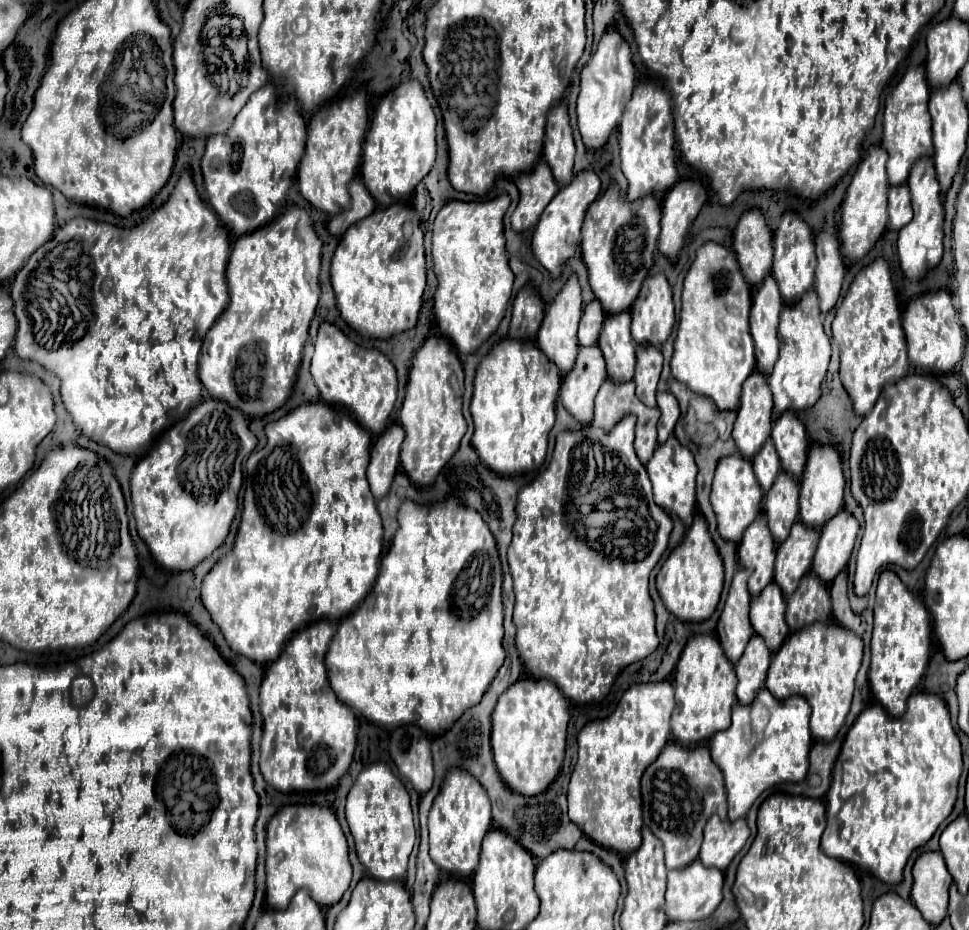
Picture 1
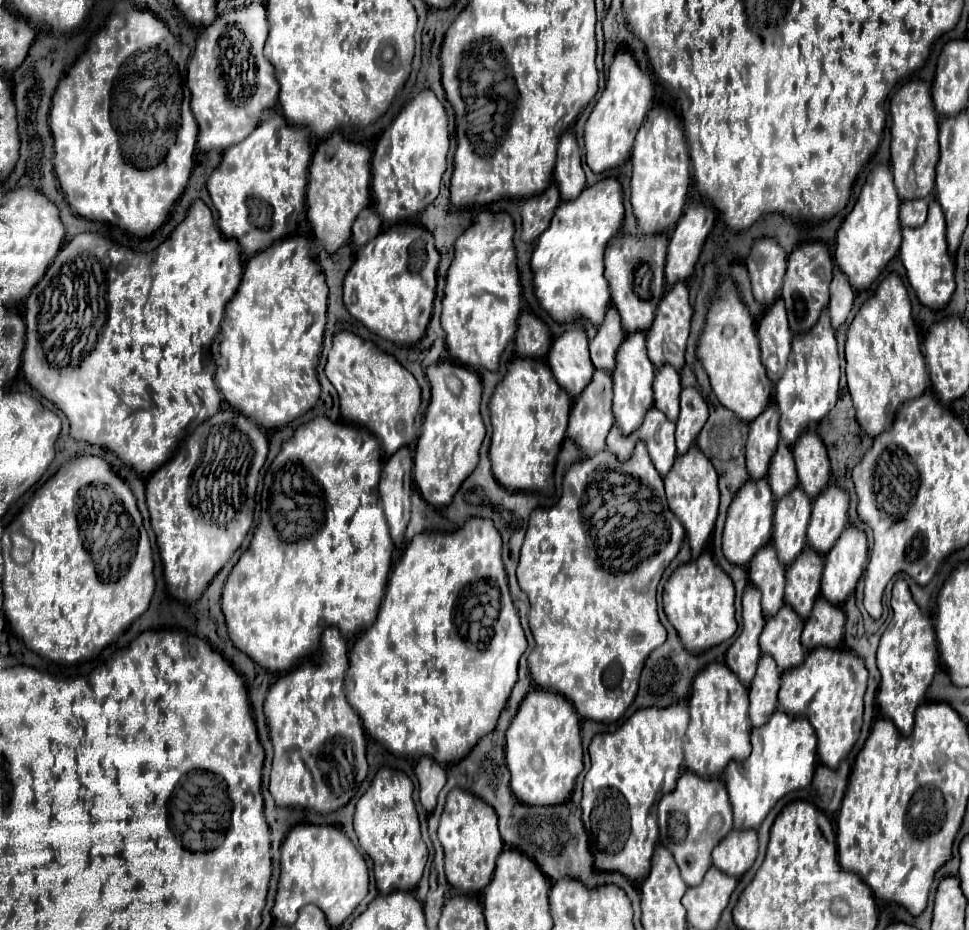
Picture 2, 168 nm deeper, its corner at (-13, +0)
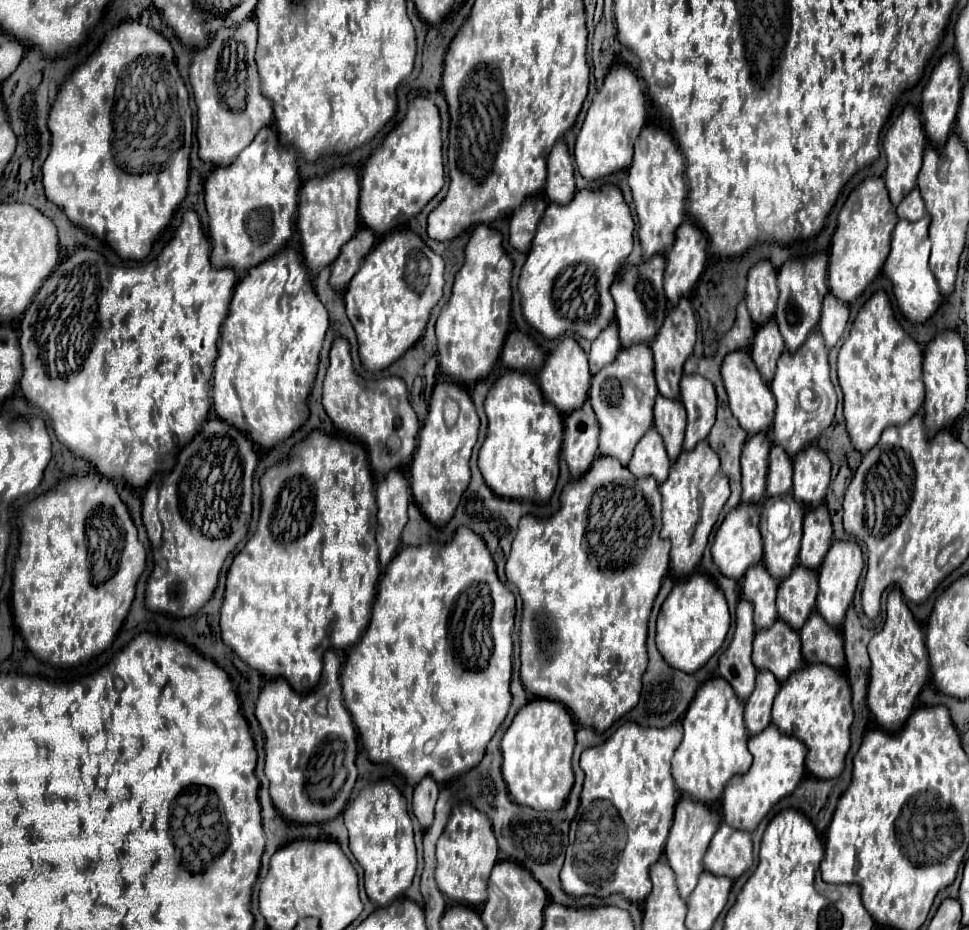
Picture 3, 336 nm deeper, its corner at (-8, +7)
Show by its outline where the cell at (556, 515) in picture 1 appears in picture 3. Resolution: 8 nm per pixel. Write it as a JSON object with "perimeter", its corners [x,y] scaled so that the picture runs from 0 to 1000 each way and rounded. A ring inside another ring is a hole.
{"perimeter":[[[617,489],[615,496],[609,500],[609,504],[599,513],[586,517],[578,532],[578,545],[576,549],[566,558],[555,558],[551,554],[539,556],[535,565],[535,573],[526,592],[526,599],[522,603],[522,620],[526,627],[530,627],[537,635],[537,642],[541,646],[541,661],[539,661],[539,674],[537,674],[537,694],[539,694],[539,737],[543,743],[551,749],[578,754],[584,758],[586,765],[592,767],[592,773],[596,773],[599,780],[607,782],[611,780],[617,788],[625,786],[634,775],[638,775],[644,767],[648,767],[660,749],[663,741],[663,724],[667,722],[667,681],[669,681],[669,663],[673,648],[679,640],[679,633],[683,629],[683,620],[691,608],[691,584],[683,582],[681,577],[683,569],[683,547],[681,547],[681,530],[679,519],[675,513],[654,513],[646,502],[642,502],[634,491]]]}

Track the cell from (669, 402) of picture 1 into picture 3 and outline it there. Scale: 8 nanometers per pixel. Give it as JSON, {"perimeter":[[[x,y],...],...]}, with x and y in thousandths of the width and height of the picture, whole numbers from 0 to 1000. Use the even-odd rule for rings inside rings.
{"perimeter":[[[720,401],[706,403],[702,410],[702,431],[708,438],[708,466],[704,481],[714,485],[720,474],[729,472],[739,451],[739,420],[733,410]]]}

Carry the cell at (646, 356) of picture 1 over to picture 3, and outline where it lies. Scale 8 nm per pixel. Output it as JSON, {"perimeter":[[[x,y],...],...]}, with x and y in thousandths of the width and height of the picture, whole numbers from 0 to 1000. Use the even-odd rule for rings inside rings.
{"perimeter":[[[677,427],[675,435],[675,459],[685,470],[691,494],[696,496],[704,487],[704,466],[708,459],[708,442],[702,431],[691,427]]]}

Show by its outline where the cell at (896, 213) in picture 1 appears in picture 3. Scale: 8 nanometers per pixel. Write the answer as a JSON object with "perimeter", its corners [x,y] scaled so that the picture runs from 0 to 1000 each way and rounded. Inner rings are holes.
{"perimeter":[[[943,201],[933,214],[931,218],[925,223],[925,231],[929,235],[935,235],[935,238],[947,238],[951,235],[956,229],[956,223],[954,223],[954,216],[951,216],[951,210],[947,205],[947,201]]]}

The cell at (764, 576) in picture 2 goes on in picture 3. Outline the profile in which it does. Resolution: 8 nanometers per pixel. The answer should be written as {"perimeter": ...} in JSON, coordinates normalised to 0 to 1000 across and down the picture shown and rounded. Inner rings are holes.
{"perimeter":[[[786,603],[776,608],[766,620],[766,640],[778,648],[778,670],[782,676],[791,676],[803,666],[799,648],[801,635],[803,623],[793,616]]]}

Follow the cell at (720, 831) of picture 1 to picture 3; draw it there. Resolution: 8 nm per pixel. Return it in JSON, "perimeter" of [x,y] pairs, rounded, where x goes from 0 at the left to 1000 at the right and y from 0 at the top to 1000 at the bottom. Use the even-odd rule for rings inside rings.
{"perimeter":[[[745,885],[727,919],[729,937],[749,943],[764,943],[776,930],[776,900]]]}

